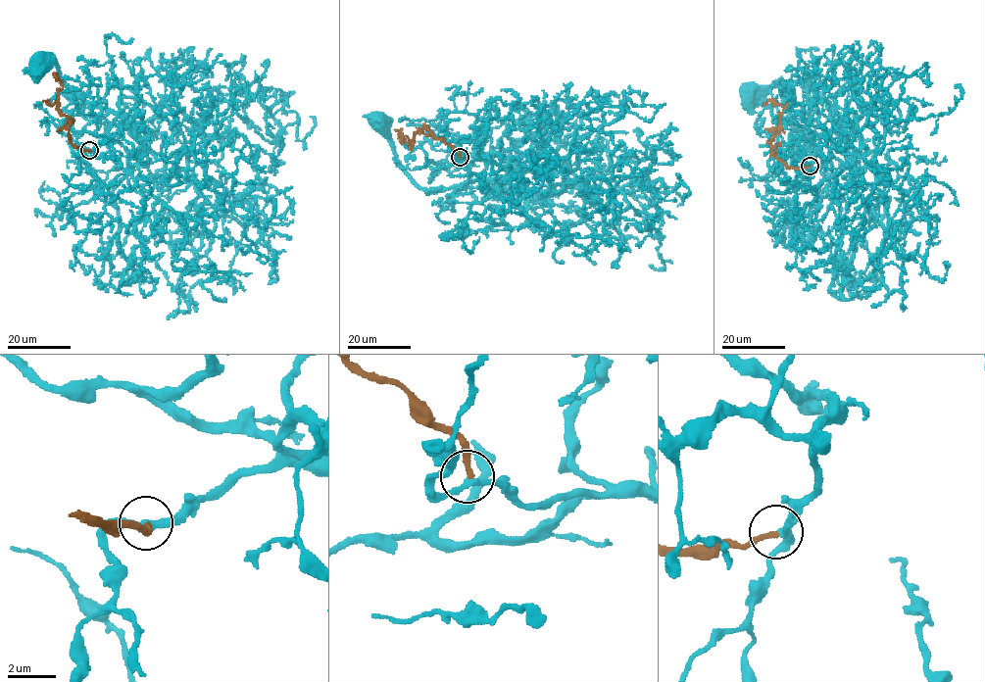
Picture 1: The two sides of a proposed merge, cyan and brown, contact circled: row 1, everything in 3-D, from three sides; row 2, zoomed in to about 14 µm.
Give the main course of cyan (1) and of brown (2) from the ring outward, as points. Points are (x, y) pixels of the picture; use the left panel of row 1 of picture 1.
1: (89, 149), (118, 142), (134, 150), (152, 130), (87, 104), (65, 82), (52, 57), (39, 58)
2: (89, 149), (74, 146), (70, 141), (70, 121), (58, 108), (61, 82), (57, 78)

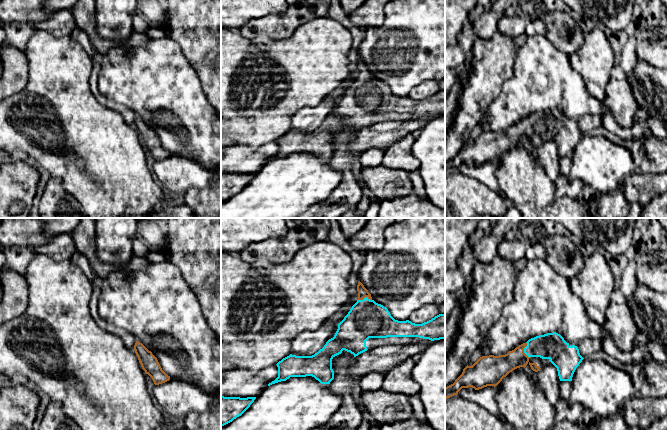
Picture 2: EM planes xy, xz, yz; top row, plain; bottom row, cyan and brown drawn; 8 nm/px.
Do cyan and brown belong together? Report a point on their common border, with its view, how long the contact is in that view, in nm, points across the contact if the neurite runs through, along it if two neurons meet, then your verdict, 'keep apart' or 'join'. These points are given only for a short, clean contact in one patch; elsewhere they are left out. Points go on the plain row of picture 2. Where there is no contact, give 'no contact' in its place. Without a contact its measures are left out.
yz (524, 126) | 130 nm | across yz (552, 122), (538, 122), (524, 126), (515, 135), (498, 143) | join

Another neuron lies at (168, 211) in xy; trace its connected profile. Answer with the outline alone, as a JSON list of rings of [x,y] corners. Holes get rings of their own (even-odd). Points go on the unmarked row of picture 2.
[[[186,204],[182,206],[165,205],[151,212],[147,218],[197,218],[194,211]]]

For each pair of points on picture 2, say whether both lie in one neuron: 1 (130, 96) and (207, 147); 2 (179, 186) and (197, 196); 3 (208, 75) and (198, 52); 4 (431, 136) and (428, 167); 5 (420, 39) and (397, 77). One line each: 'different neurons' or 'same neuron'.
1: same neuron
2: different neurons
3: same neuron
4: same neuron
5: same neuron

